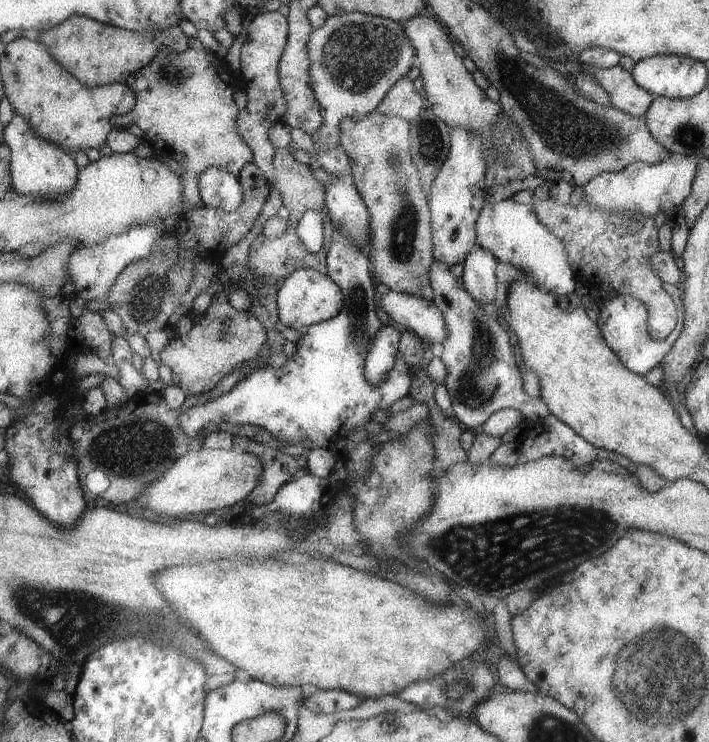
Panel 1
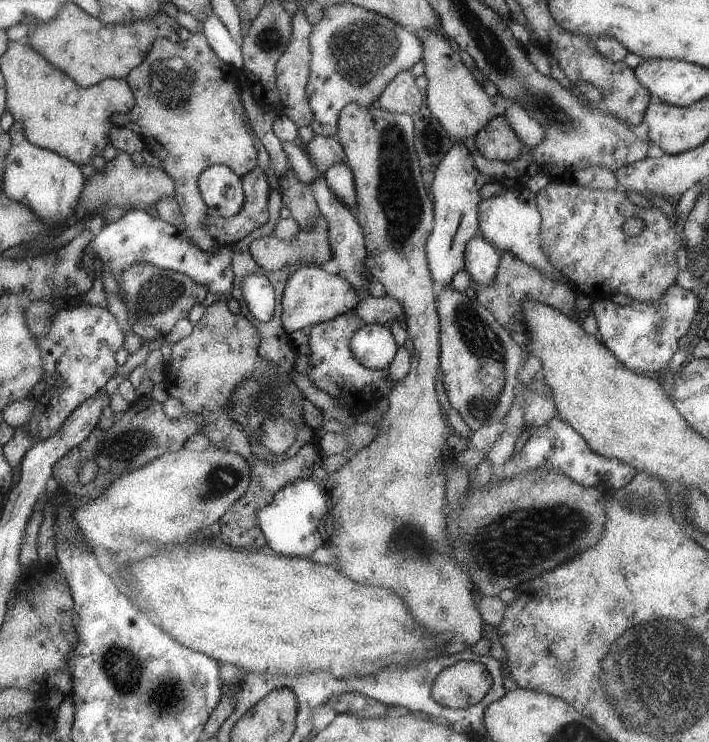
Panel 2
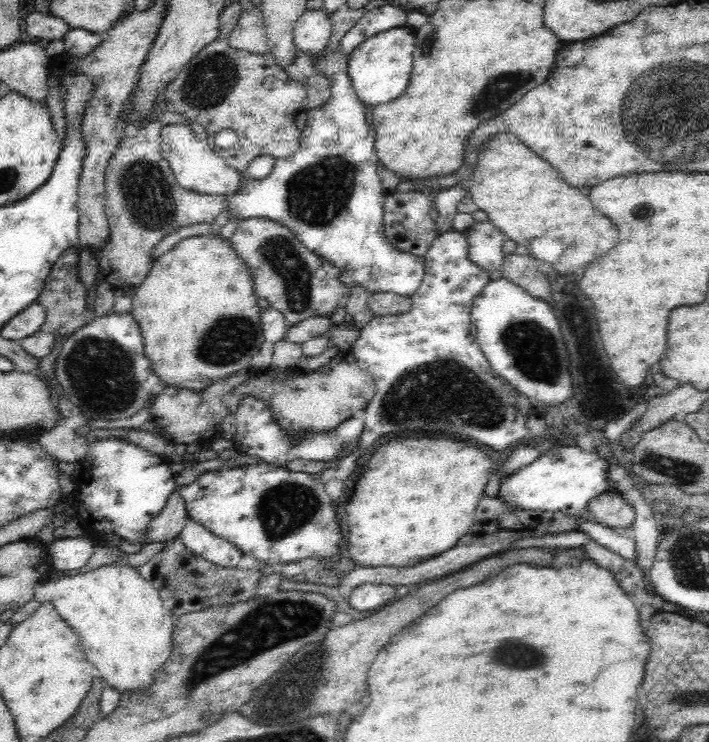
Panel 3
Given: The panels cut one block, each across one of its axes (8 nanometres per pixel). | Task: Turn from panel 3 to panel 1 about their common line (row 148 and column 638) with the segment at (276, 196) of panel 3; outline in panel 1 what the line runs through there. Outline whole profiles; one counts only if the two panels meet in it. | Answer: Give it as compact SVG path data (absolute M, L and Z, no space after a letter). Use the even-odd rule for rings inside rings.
M664 283L663 288L676 305L677 322L671 329L671 332L661 340L655 340L648 332L649 318L647 306L644 304L644 301L640 301L634 296L617 294L608 301L598 303L595 323L600 329L601 336L604 337L608 347L616 353L620 363L624 364L624 367L628 369L629 372L641 375L642 377L646 372L649 372L651 368L655 368L655 366L659 365L661 358L667 354L683 326L682 291L680 286Z

